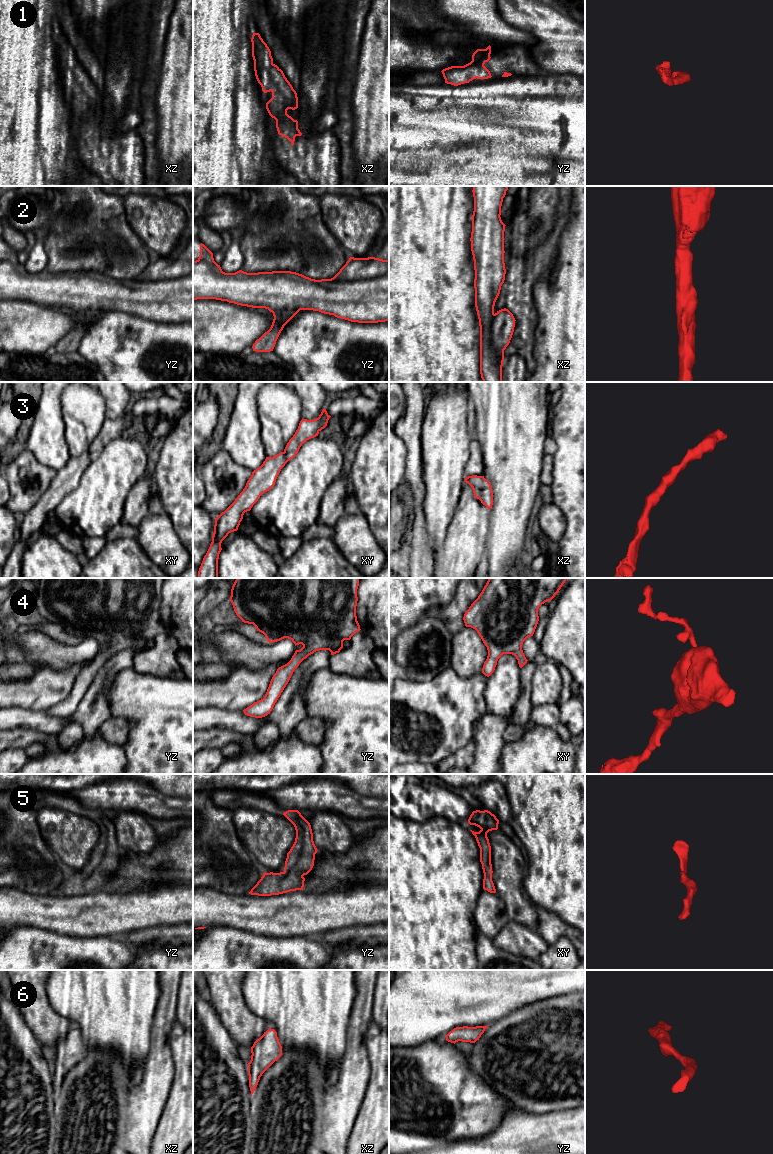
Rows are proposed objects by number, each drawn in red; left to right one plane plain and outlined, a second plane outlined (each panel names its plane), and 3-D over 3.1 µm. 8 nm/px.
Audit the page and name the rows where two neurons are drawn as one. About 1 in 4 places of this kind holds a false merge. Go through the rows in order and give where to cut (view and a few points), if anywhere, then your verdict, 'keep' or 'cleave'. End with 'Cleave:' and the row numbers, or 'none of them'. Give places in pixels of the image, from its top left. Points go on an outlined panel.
1: no cut | keep
2: yz (388, 273), (382, 276), (356, 280), (330, 279) | cleave
3: no cut | keep
4: no cut | keep
5: no cut | keep
6: no cut | keep
Cleave: 2

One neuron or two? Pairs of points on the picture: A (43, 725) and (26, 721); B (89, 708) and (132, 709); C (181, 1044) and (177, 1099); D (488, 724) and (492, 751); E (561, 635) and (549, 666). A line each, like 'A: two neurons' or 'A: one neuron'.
A: one neuron
B: two neurons
C: one neuron
D: one neuron
E: two neurons

